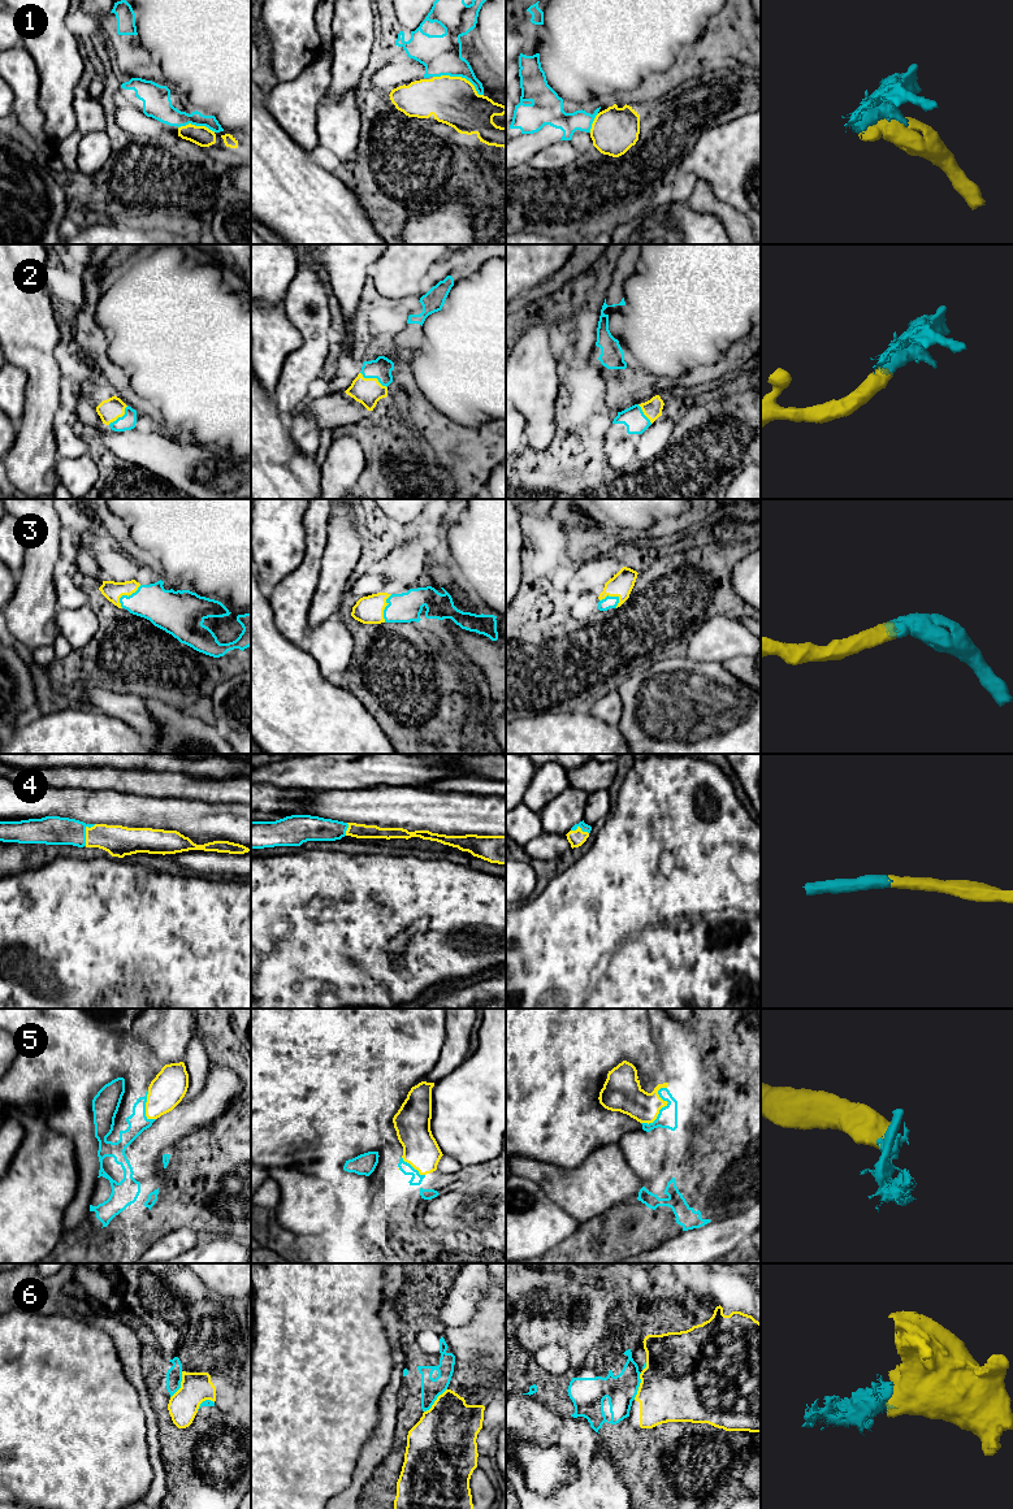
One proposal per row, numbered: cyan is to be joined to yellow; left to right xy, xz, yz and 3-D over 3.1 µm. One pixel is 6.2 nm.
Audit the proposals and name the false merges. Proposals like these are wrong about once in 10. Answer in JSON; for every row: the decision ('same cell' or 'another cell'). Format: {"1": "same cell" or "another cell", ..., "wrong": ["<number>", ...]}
{"1": "another cell", "2": "same cell", "3": "same cell", "4": "same cell", "5": "same cell", "6": "another cell", "wrong": ["1", "6"]}

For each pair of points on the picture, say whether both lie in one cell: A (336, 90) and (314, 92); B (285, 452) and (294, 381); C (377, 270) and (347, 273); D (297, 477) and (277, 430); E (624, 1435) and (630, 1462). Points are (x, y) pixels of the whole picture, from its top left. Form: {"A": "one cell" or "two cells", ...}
{"A": "two cells", "B": "two cells", "C": "two cells", "D": "one cell", "E": "one cell"}

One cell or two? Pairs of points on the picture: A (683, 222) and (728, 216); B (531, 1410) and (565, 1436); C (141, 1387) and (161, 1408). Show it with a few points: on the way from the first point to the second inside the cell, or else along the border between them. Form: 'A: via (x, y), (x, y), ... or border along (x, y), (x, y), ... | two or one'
A: border along (689, 206), (697, 211), (714, 213), (726, 230) | two
B: via (539, 1418), (548, 1427), (557, 1430) | one
C: border along (141, 1365), (148, 1400), (159, 1423) | two

